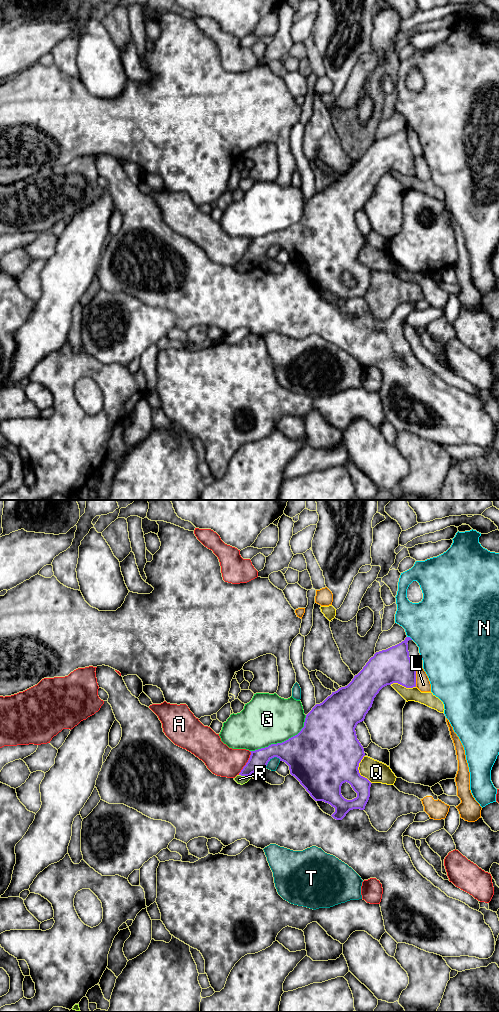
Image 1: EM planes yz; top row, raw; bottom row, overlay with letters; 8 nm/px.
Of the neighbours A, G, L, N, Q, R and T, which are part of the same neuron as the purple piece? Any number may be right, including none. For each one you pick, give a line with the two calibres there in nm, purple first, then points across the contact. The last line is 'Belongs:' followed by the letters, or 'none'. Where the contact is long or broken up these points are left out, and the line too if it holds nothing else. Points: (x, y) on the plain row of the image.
Belongs: none

